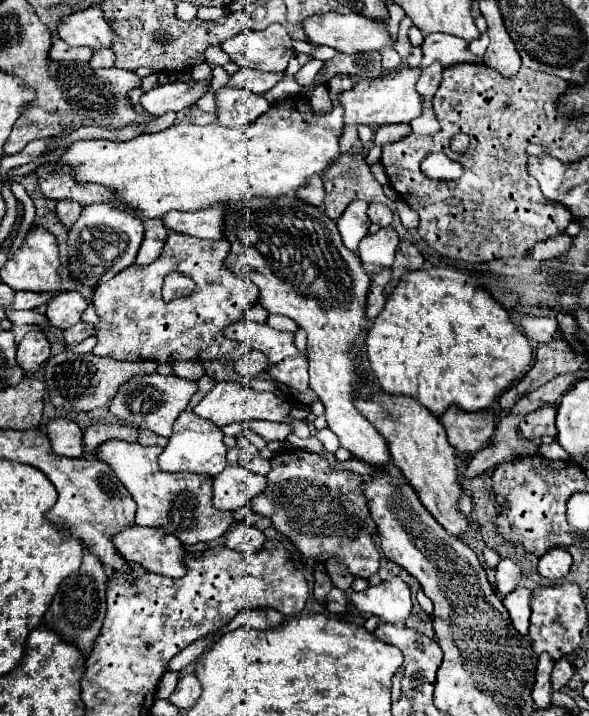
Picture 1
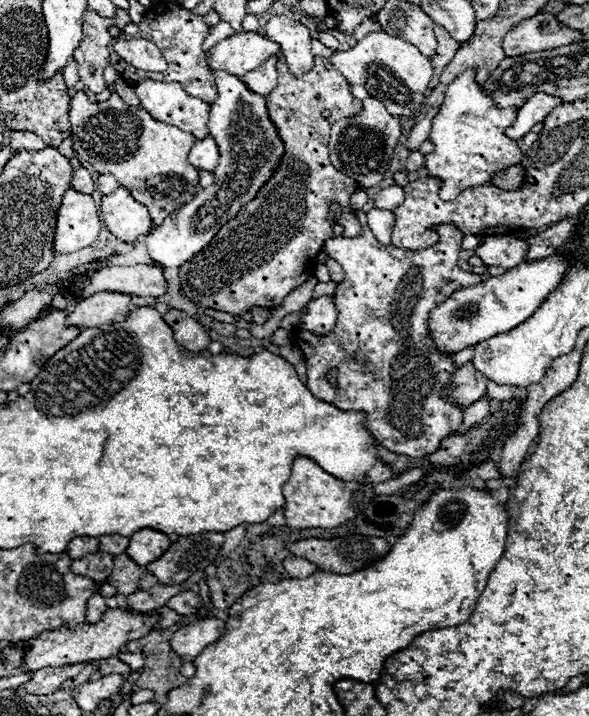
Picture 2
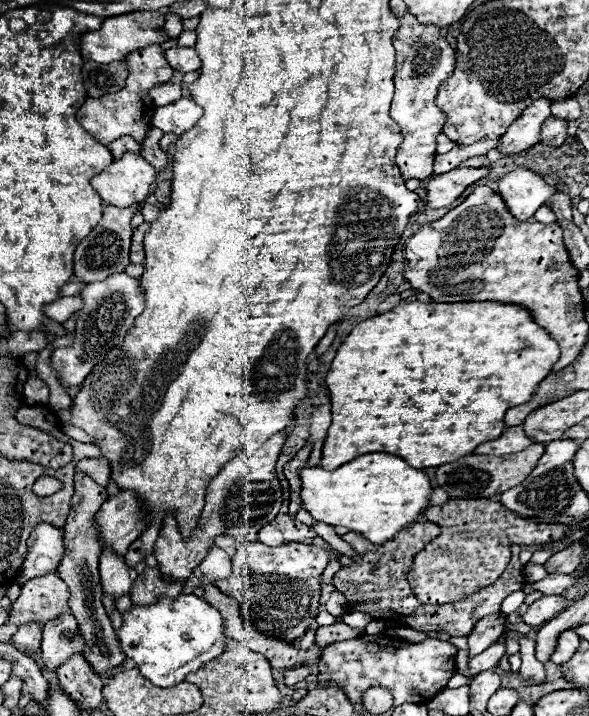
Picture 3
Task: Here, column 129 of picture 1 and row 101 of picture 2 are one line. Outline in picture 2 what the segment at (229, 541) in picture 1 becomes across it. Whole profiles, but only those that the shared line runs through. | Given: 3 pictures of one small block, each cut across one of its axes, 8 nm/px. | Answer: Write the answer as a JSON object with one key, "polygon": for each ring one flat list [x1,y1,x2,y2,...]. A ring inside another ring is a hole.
{"polygon":[[464,70,452,84,448,84,448,88,444,92,444,102,442,102,436,118,432,120,432,130,428,134,428,140,432,140,432,144,434,144,434,152,424,156,428,174,432,178,442,180,440,198,452,202,456,198,456,194,460,194,462,190,486,184,494,172,504,170,522,160,522,152,520,152,518,144,514,140,510,140,508,136,504,136,504,130,514,124,516,112,518,112,518,108,514,108,514,106,512,108,494,108,492,100,486,94,482,94,482,88,474,82,474,70]]}

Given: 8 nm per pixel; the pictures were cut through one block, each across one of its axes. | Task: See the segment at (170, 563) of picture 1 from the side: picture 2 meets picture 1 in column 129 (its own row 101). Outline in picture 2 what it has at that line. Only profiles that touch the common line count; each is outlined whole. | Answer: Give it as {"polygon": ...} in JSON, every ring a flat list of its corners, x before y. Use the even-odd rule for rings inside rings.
{"polygon":[[536,94,532,96,516,114,516,122,504,132,508,134,508,138,512,140,520,140,524,134,528,134,532,130,534,124,540,124,544,122,544,118,556,108,560,106,562,100,560,98,552,98,548,94]]}

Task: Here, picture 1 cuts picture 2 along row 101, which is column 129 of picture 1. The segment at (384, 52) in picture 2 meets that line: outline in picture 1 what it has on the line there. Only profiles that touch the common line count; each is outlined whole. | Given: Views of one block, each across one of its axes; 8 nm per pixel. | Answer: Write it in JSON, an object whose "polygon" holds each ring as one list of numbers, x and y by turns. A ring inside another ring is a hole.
{"polygon":[[160,374,134,376,118,388,116,396,110,400,108,412,124,420,126,424,148,428,160,436,170,436,174,420,188,406,194,392,196,392,196,382,192,380,178,380,174,376,160,376]]}

